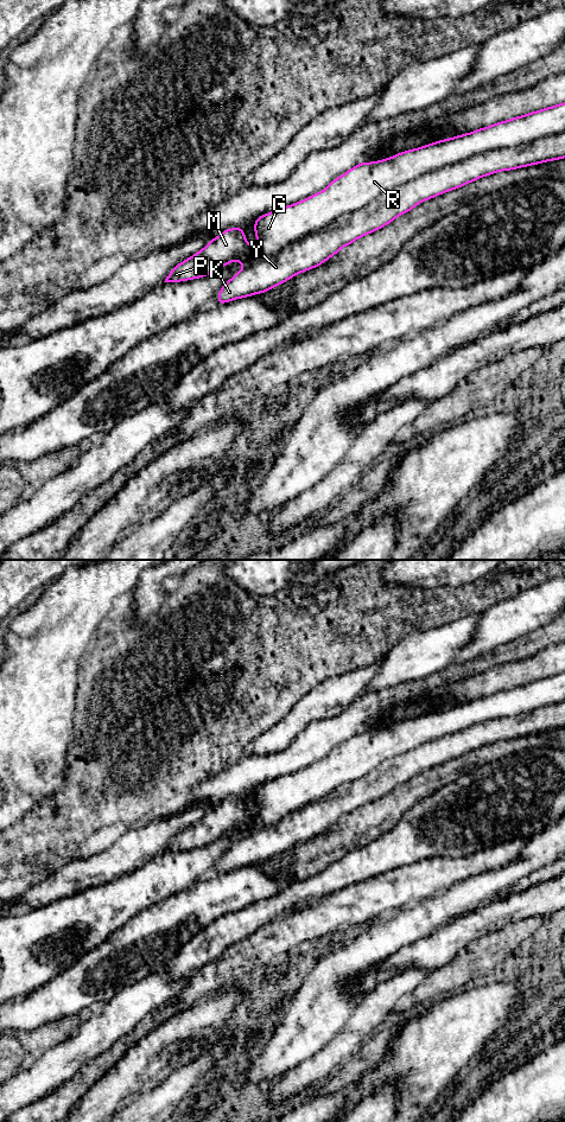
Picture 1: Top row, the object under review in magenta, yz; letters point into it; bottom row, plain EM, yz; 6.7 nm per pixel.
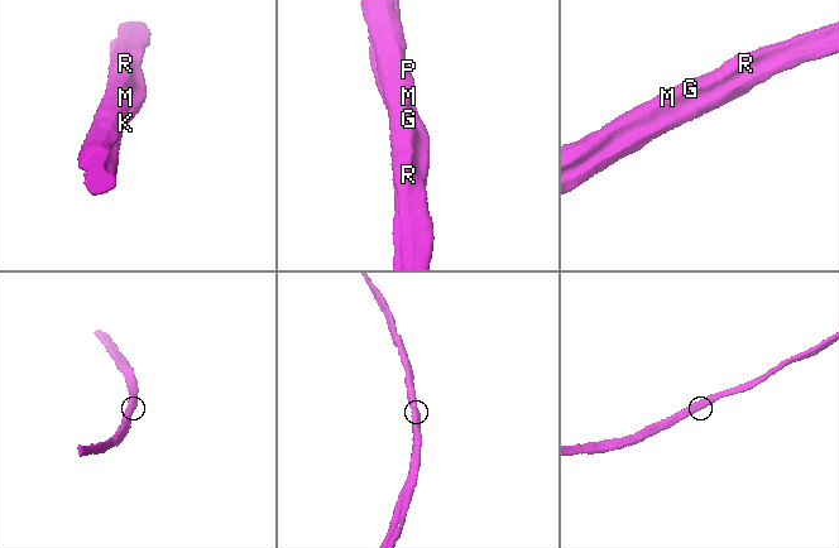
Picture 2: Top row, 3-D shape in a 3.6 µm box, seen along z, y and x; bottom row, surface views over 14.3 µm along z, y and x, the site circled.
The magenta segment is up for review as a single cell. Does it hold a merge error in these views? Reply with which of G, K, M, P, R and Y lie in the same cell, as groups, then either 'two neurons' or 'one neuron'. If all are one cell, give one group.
G M P R / K Y; two neurons

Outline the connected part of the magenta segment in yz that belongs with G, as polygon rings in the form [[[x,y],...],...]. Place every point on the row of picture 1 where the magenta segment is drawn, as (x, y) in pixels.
[[[565,102],[526,115],[512,117],[510,120],[496,122],[470,133],[404,151],[382,160],[373,162],[362,161],[342,176],[335,178],[323,191],[255,218],[254,234],[258,242],[254,247],[249,246],[242,227],[226,229],[217,237],[208,242],[202,250],[174,266],[164,282],[177,283],[180,281],[201,279],[212,274],[233,261],[240,261],[243,266],[249,266],[258,260],[275,254],[288,243],[296,242],[311,232],[323,229],[342,215],[349,215],[363,209],[386,190],[404,185],[427,172],[465,160],[475,154],[503,147],[520,146],[546,135],[564,132]]]

